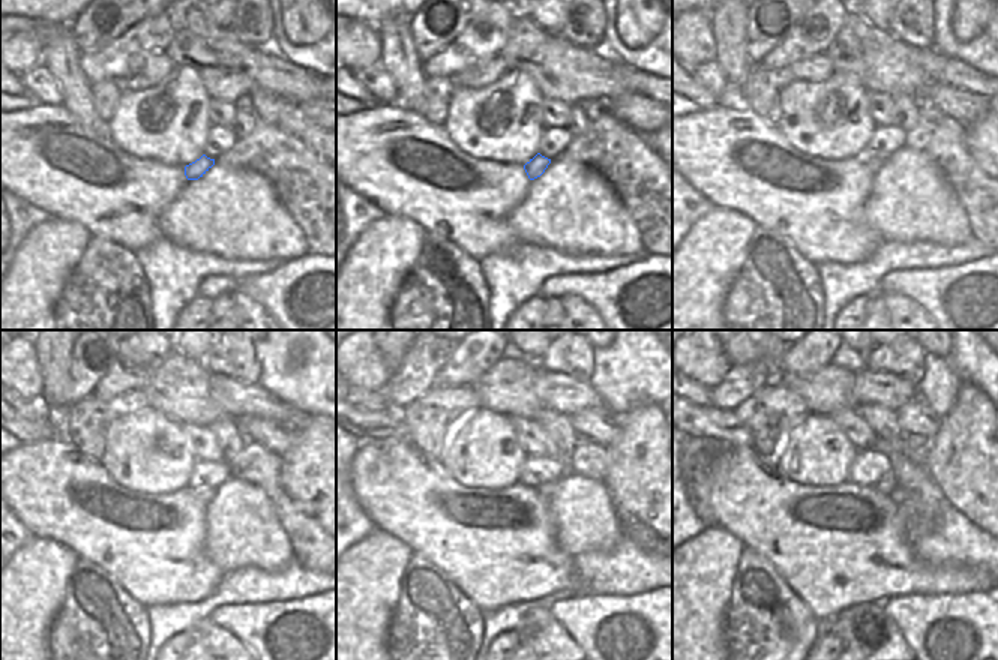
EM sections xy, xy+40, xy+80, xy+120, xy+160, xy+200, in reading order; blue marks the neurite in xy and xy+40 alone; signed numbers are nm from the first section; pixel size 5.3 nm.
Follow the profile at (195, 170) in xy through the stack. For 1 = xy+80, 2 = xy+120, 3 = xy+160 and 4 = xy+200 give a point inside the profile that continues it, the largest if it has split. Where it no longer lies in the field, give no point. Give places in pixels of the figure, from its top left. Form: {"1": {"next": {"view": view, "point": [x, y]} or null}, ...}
{"1": {"next": {"view": "xy+80", "point": [874, 159]}}, "2": {"next": {"view": "xy+120", "point": [204, 494]}}, "3": {"next": {"view": "xy+160", "point": [545, 489]}}, "4": {"next": {"view": "xy+200", "point": [887, 485]}}}

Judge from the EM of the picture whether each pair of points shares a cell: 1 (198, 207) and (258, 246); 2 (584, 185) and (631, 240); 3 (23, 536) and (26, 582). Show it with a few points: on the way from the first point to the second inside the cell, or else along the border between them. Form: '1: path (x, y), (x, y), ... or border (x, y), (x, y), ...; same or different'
1: path (213, 213), (225, 213), (243, 231); same
2: path (589, 198), (617, 227); same
3: border (35, 537), (15, 552); different

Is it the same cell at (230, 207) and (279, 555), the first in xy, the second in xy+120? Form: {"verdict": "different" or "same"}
{"verdict": "same"}

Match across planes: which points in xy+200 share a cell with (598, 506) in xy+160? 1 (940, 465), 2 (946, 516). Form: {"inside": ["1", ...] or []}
{"inside": []}

